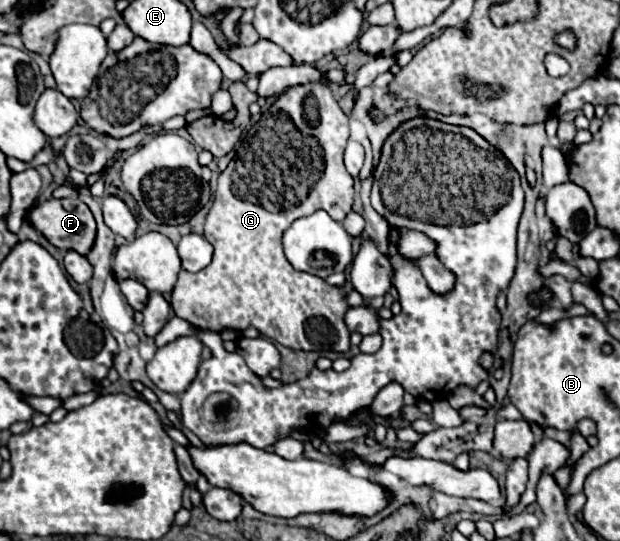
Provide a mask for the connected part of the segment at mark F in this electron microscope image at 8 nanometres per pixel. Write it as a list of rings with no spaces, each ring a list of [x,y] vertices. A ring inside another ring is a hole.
[[[49,199],[27,211],[27,219],[47,237],[47,241],[59,249],[73,249],[81,255],[87,255],[95,243],[95,217],[91,209],[81,199]]]

